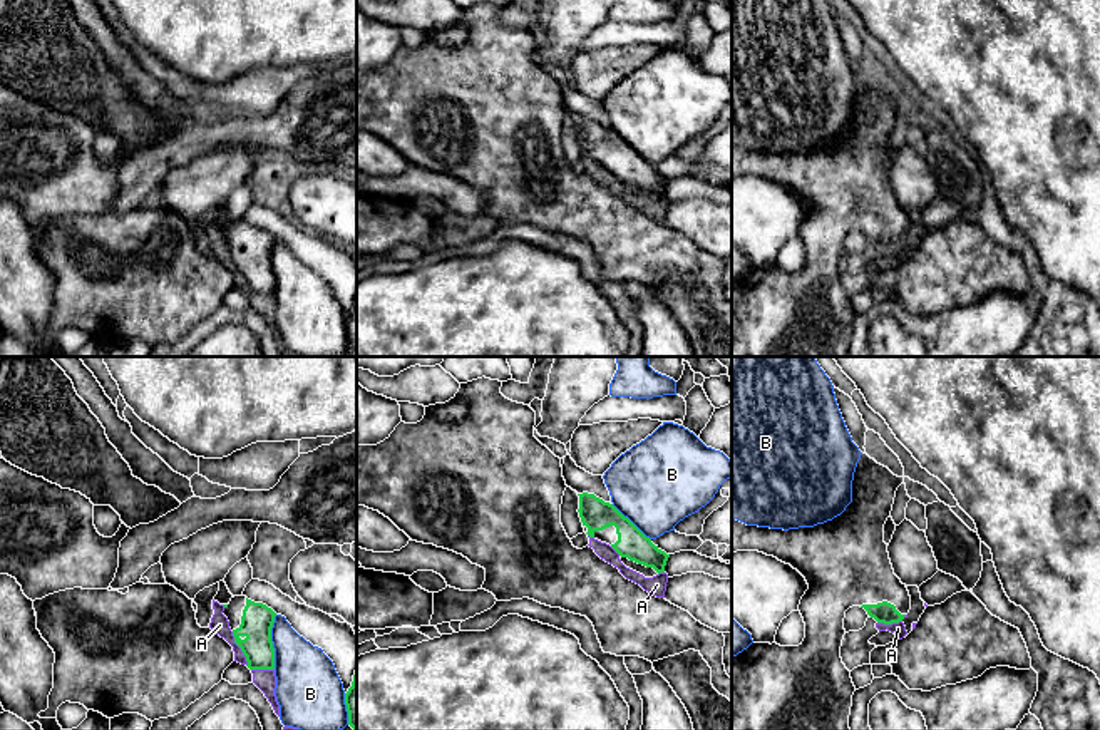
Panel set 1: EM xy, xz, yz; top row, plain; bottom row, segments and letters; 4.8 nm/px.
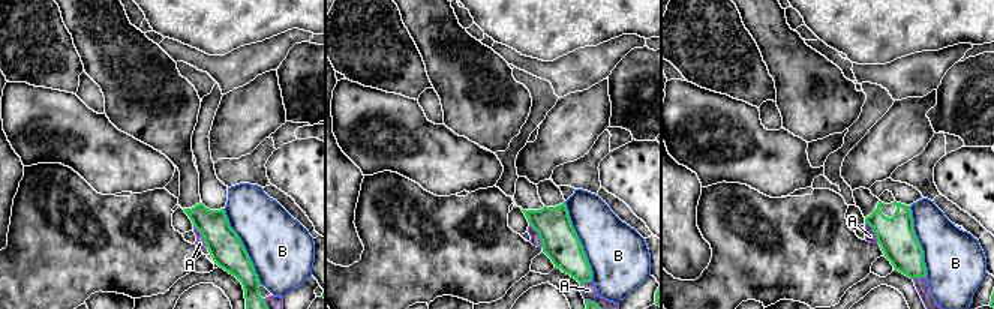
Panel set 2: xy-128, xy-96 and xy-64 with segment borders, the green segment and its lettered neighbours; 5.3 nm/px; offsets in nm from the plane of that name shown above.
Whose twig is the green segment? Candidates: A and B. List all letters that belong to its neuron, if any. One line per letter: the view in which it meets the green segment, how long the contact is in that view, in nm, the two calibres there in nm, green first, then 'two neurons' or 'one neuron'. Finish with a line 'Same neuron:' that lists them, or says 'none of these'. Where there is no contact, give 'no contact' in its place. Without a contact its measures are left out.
A: meets green in xy; contact 180 nm long; 160 nm thick on the green side, 90 nm on the other; two neurons
B: meets green in xy; contact 260 nm long; 160 nm thick on the green side, 300 nm on the other; two neurons
Same neuron: none of these

